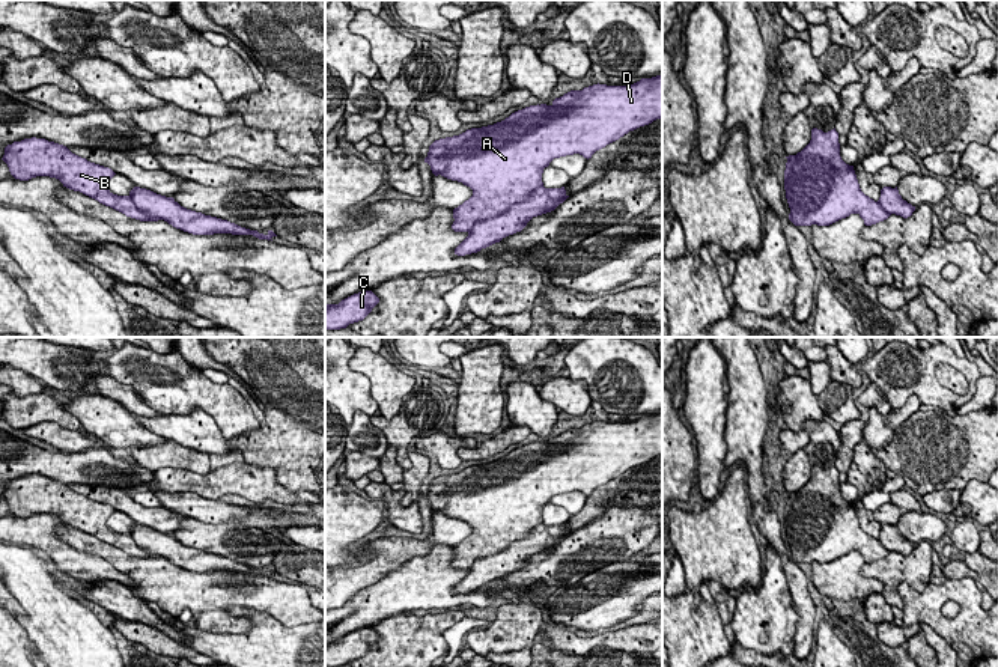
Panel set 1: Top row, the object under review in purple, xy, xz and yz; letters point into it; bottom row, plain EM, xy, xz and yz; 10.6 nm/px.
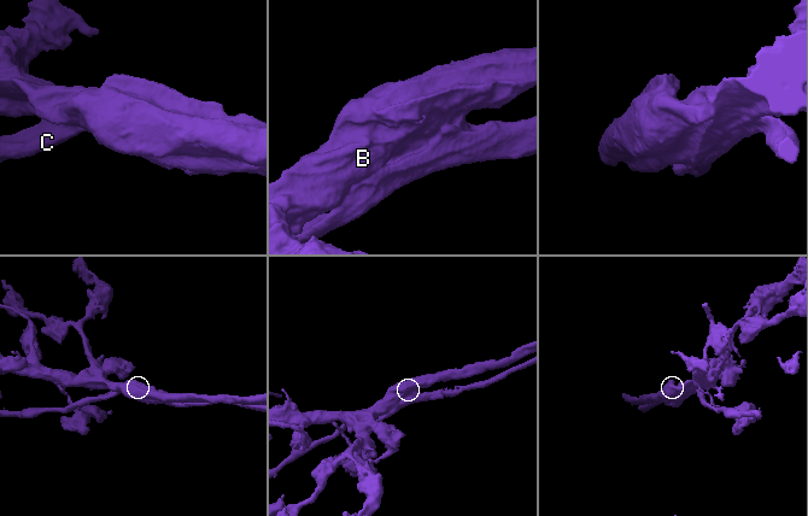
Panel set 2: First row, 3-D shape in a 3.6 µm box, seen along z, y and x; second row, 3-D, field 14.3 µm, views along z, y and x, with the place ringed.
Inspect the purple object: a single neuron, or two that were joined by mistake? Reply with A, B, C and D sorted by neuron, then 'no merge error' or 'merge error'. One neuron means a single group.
A B D / C | merge error

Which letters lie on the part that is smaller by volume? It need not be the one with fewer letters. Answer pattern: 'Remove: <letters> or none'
Remove: C

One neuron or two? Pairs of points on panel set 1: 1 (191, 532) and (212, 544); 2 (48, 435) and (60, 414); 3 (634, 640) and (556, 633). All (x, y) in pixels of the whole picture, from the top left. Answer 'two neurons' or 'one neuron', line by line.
1: one neuron
2: two neurons
3: one neuron

